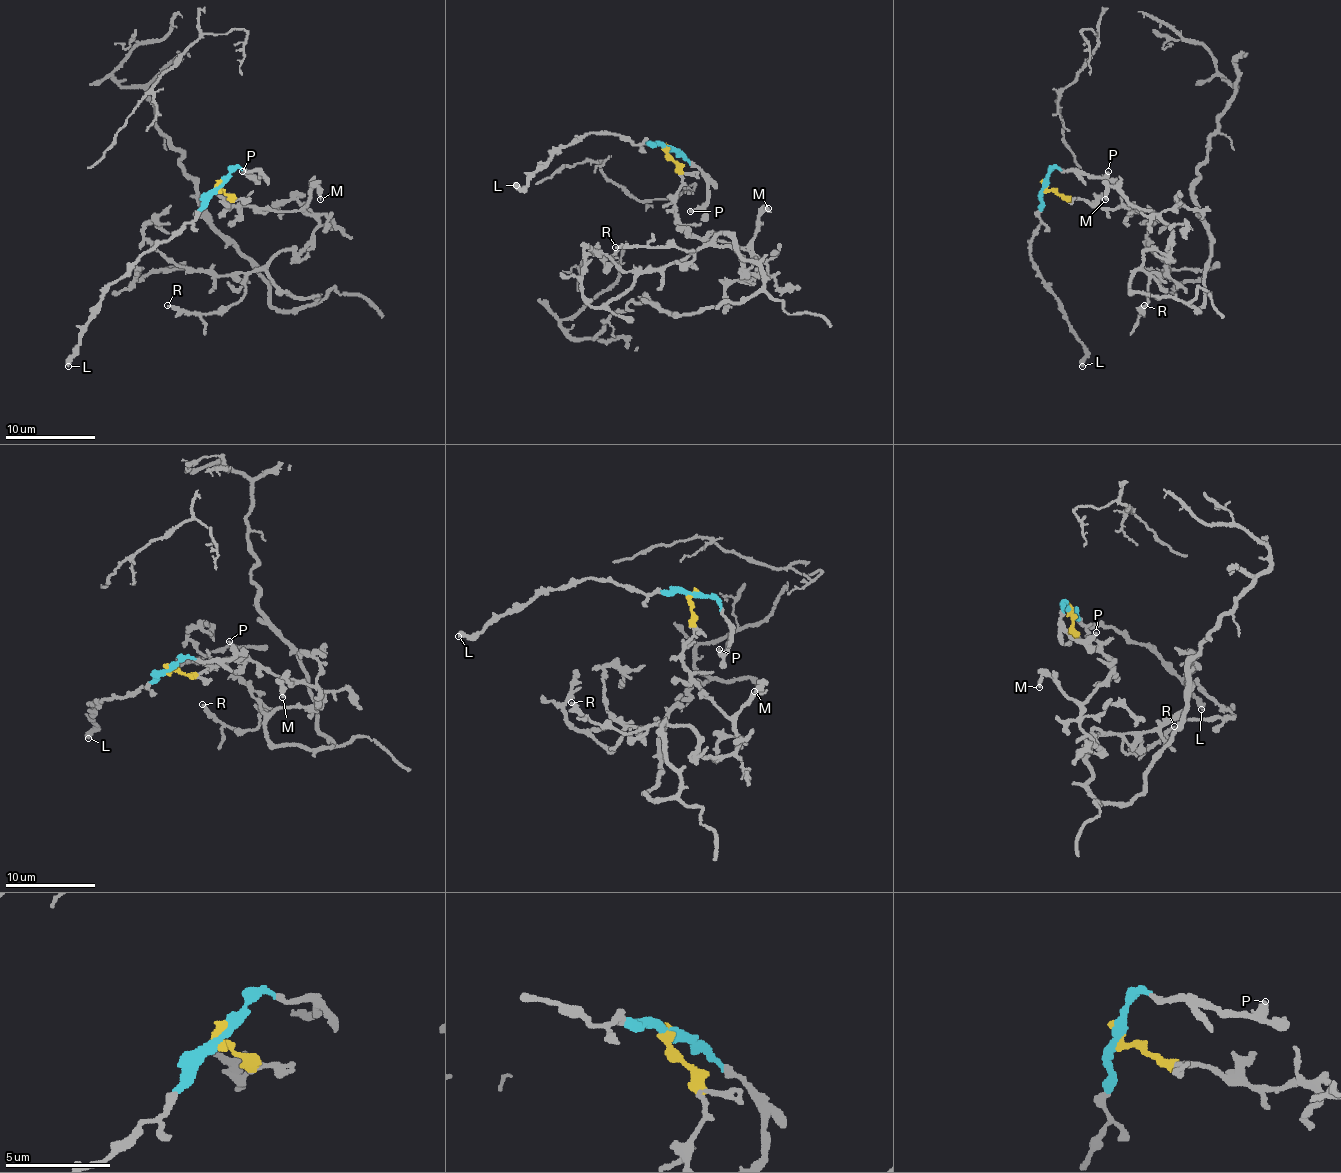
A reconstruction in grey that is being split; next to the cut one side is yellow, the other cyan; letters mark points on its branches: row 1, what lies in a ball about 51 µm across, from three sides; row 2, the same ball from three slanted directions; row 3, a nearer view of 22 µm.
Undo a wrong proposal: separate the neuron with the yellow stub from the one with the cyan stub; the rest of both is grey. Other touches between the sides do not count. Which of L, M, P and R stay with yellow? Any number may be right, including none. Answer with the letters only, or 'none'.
M, R

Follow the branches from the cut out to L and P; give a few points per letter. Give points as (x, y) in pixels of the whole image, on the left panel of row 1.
L: (218, 184), (207, 204), (189, 222), (169, 238), (160, 240), (108, 288), (68, 367)
P: (218, 184), (236, 168), (259, 175), (254, 177), (241, 171)

